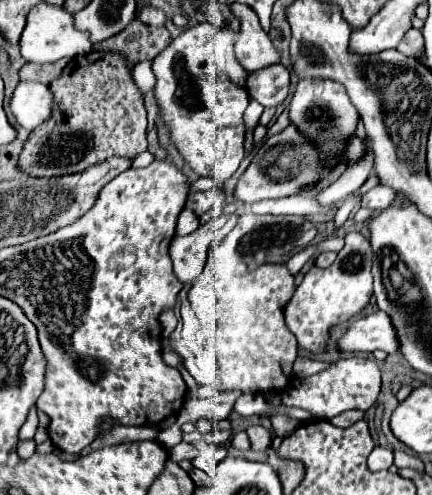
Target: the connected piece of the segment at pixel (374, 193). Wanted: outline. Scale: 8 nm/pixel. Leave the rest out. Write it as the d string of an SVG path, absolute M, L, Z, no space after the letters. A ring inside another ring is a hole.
M379 184L379 186L371 188L371 190L363 196L361 206L363 206L363 208L371 208L371 210L379 212L379 210L383 210L385 206L389 206L389 202L393 200L393 196L395 196L395 190L393 190L393 188Z

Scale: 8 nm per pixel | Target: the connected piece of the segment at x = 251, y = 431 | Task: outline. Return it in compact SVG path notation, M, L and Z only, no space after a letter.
M249 426L247 434L249 434L253 450L259 450L259 452L267 450L267 446L271 442L271 432L265 426Z

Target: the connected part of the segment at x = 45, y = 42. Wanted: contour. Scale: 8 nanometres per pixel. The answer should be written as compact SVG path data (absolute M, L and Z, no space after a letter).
M37 4L29 12L27 26L21 34L19 46L21 46L21 56L27 62L35 62L35 64L47 64L61 58L75 58L91 52L89 36L73 28L73 14L65 12L61 6L49 6L49 4Z

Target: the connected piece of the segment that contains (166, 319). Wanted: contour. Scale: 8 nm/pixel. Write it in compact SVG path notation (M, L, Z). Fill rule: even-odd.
M167 310L161 313L160 322L162 325L162 337L169 338L171 333L175 330L178 320L172 310Z

